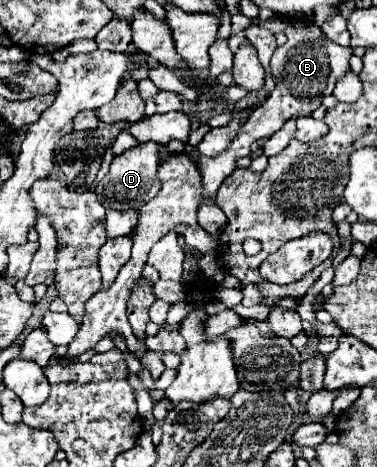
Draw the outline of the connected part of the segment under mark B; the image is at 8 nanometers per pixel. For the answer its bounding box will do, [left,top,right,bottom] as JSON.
[200,23,350,197]

